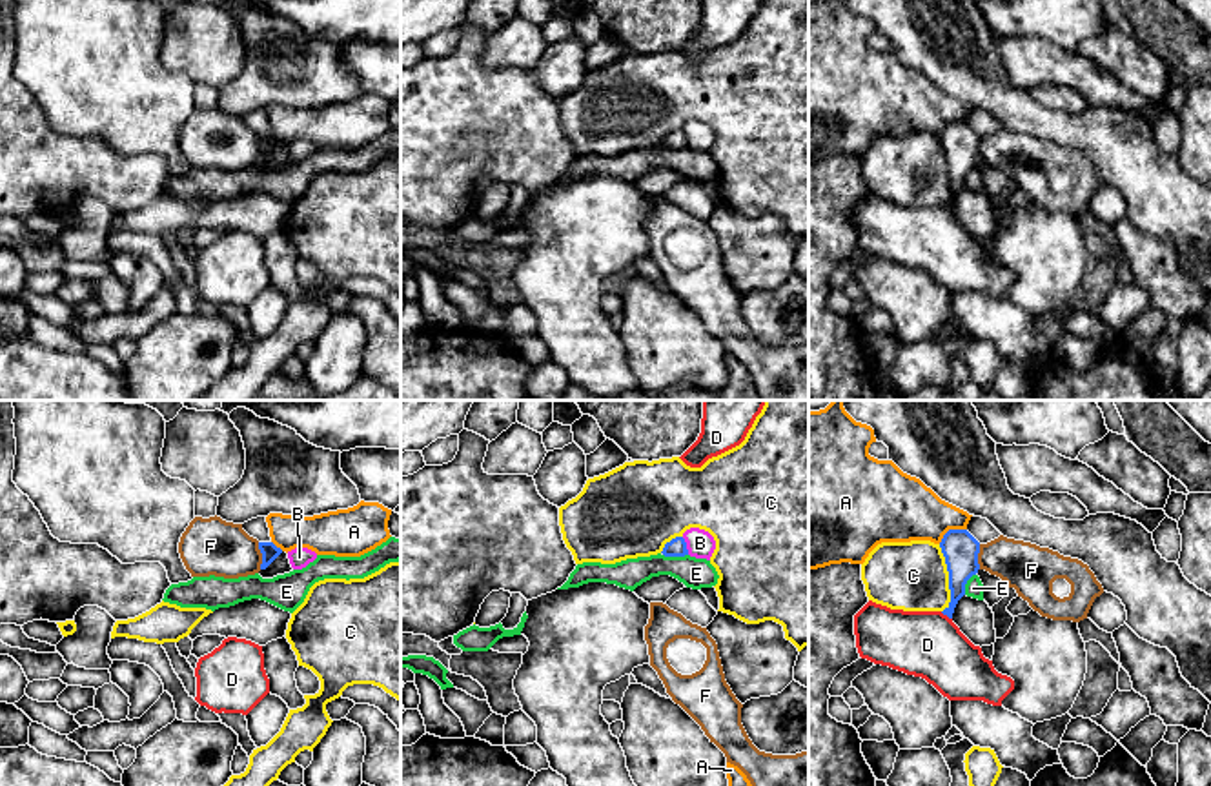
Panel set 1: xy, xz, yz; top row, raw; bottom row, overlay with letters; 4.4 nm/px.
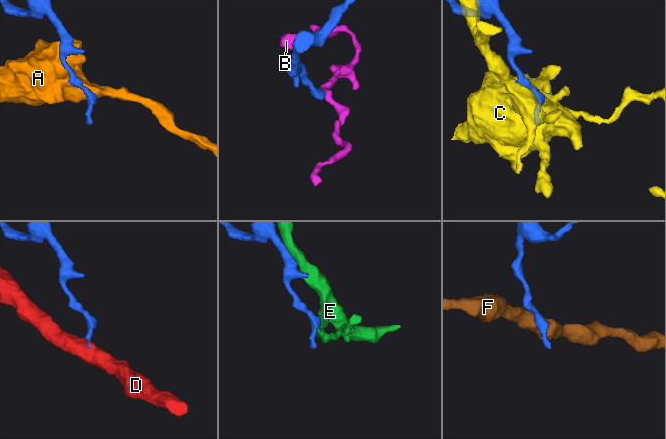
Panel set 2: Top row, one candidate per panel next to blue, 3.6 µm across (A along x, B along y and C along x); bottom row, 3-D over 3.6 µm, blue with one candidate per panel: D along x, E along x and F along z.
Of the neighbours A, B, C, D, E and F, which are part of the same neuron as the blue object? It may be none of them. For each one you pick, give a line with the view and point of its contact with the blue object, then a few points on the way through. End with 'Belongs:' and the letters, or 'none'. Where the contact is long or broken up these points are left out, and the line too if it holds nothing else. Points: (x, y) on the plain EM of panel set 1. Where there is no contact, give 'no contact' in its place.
Belongs: none

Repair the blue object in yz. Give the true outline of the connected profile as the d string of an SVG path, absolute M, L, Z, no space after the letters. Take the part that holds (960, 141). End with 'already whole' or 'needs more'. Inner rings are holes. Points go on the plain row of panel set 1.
M949 122L940 140L945 149L951 182L951 195L941 206L952 211L958 193L965 187L967 173L980 162L980 135L967 122Z; already whole

